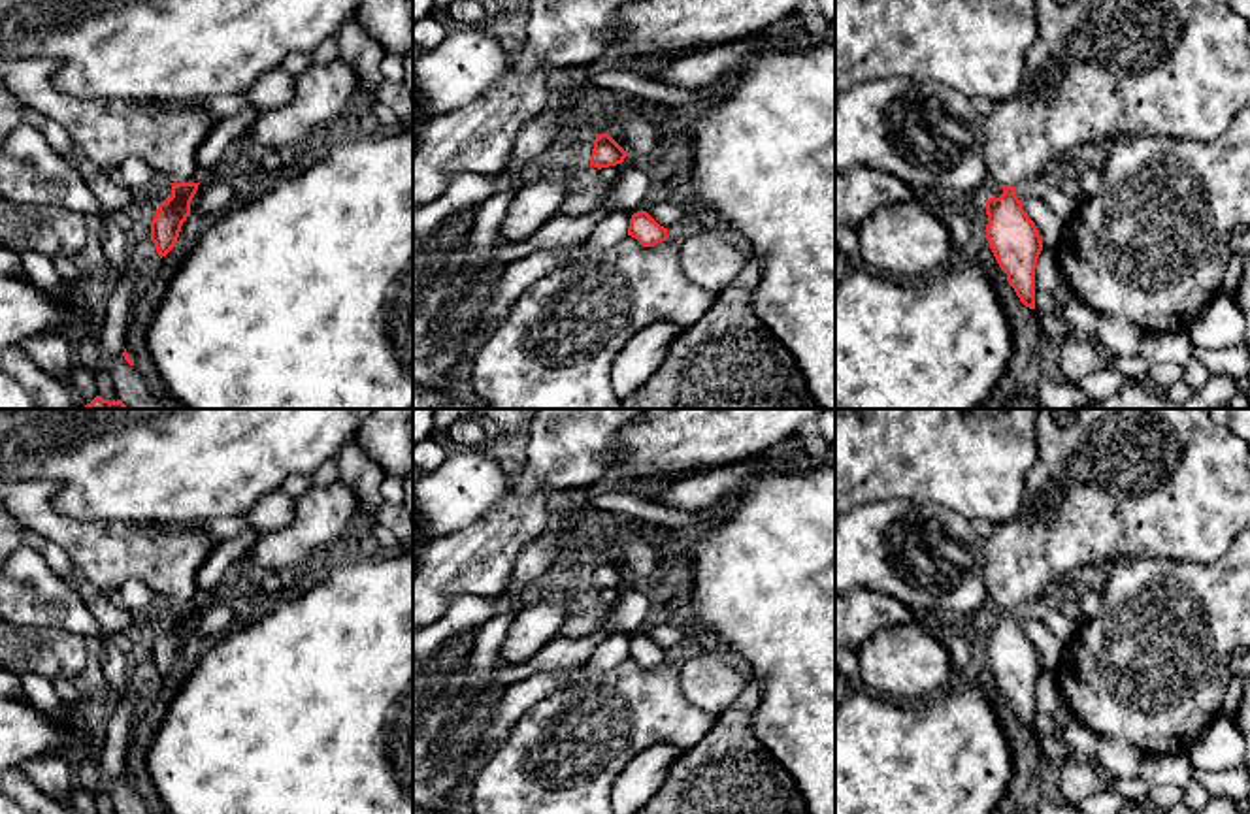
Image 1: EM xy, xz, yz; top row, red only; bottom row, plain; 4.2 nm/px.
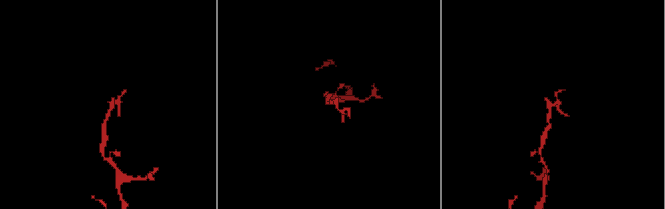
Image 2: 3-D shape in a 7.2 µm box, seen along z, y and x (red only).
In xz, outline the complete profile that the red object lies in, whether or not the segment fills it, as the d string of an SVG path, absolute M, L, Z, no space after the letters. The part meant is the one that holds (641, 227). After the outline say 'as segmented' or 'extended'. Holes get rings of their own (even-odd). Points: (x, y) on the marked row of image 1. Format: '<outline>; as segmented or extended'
M637 211L630 219L628 236L643 247L654 247L667 239L667 228L660 226L647 211Z; as segmented

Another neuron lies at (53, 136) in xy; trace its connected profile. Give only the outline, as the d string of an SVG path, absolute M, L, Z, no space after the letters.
M28 109L25 122L38 128L53 149L58 151L62 147L64 136L58 130L57 122L51 121L49 117Z

